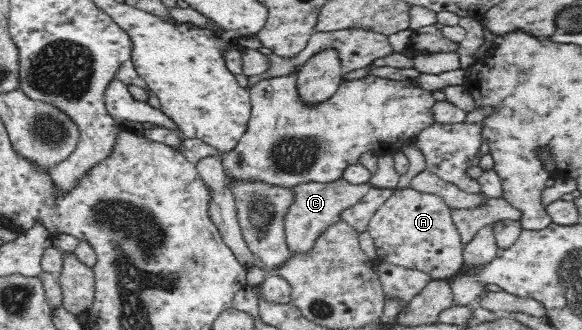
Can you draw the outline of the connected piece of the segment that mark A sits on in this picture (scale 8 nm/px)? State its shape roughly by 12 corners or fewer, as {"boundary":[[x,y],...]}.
{"boundary":[[396,190],[367,232],[382,261],[432,279],[463,266],[441,196]]}

